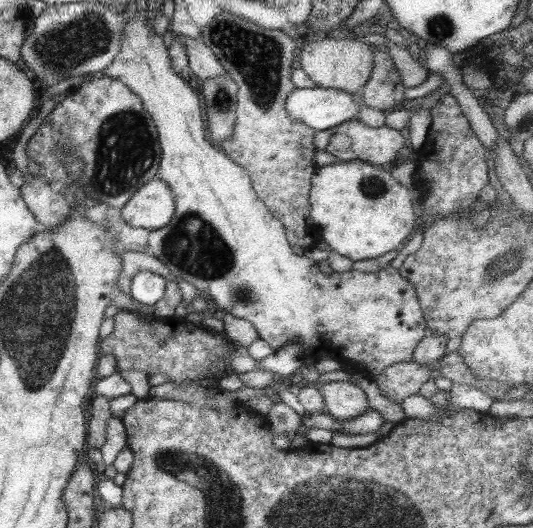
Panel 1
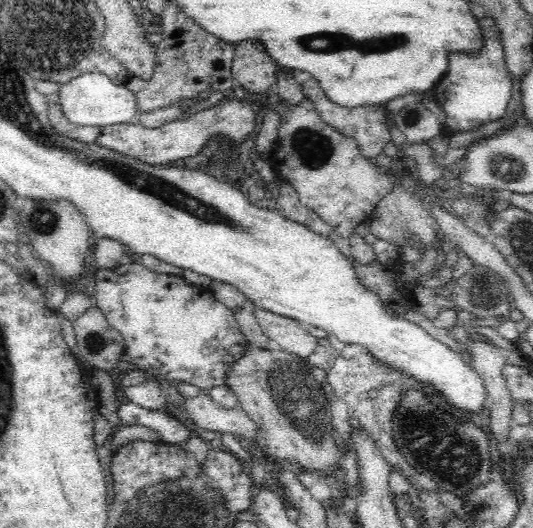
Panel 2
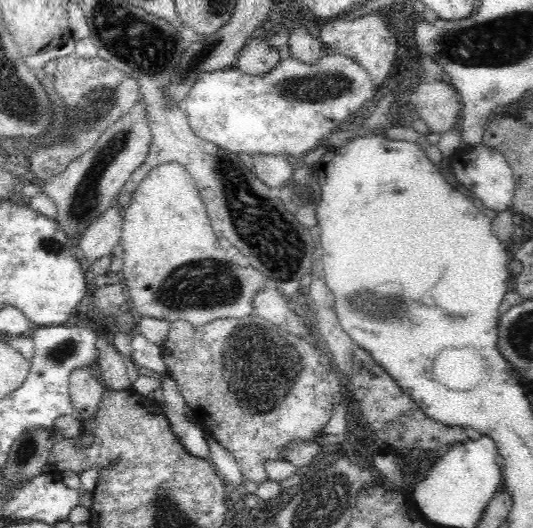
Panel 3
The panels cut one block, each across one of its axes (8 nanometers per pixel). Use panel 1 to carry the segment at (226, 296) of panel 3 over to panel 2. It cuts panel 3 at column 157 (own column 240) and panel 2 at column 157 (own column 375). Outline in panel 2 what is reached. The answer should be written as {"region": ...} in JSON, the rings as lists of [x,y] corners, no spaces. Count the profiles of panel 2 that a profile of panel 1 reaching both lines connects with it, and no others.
{"region":[[[138,258],[132,259],[130,263],[125,266],[116,266],[113,269],[99,268],[94,276],[96,280],[94,305],[100,307],[108,322],[117,330],[124,340],[124,359],[128,360],[132,367],[142,369],[150,375],[154,375],[160,379],[164,379],[171,382],[181,382],[194,384],[200,389],[222,385],[225,379],[225,372],[229,367],[229,364],[237,359],[245,349],[246,338],[238,331],[237,322],[232,312],[230,312],[221,302],[218,302],[205,286],[192,285],[184,281],[179,275],[171,275],[164,273],[157,273],[148,269],[145,265],[139,262]]]}

